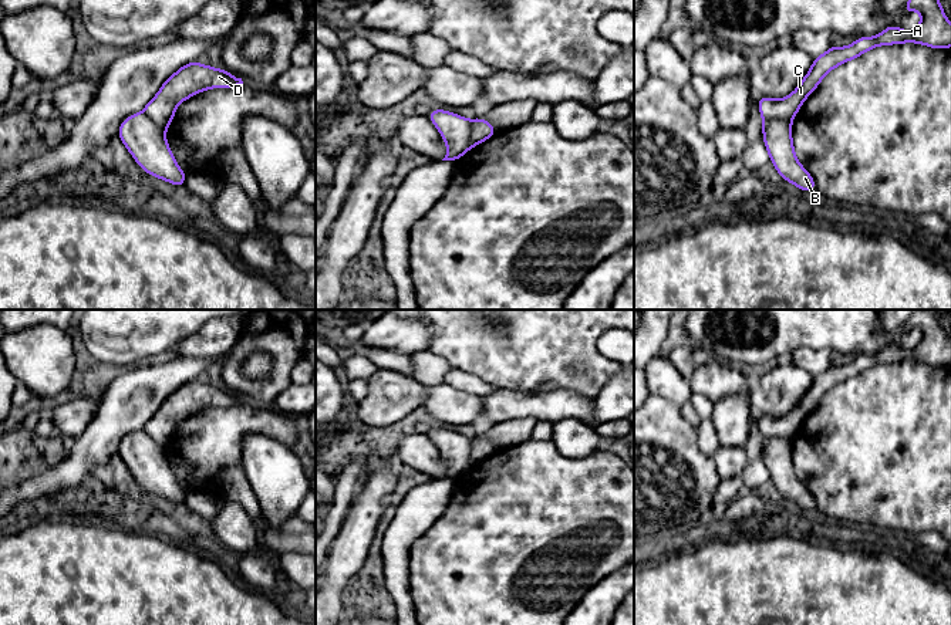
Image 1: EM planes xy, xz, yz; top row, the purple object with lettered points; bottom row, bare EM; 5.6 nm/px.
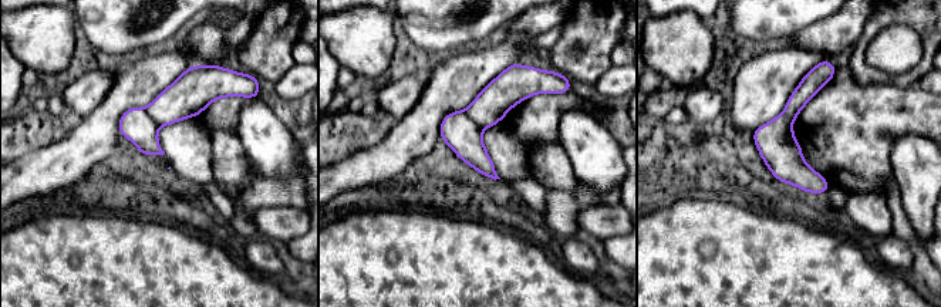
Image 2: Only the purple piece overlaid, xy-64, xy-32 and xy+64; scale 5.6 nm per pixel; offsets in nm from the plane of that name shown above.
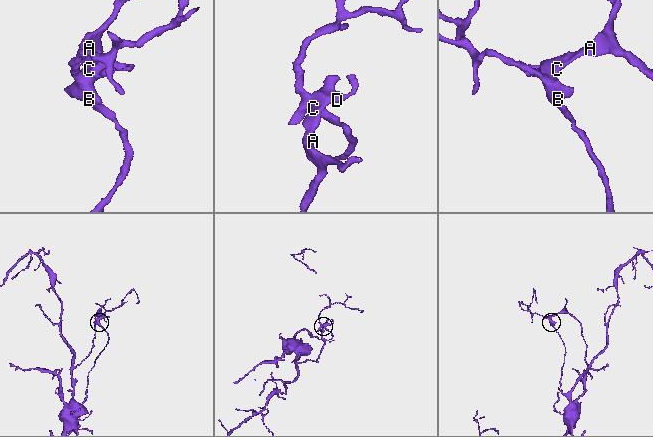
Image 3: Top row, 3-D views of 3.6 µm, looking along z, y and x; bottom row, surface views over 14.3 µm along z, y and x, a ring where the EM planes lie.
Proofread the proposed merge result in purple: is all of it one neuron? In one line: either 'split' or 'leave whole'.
split

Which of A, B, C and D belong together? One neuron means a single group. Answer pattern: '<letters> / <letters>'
A C D / B

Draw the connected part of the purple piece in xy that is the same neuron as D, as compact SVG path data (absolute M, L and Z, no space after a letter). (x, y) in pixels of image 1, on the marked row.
M192 61L172 74L158 94L146 104L144 112L159 128L166 131L176 112L176 105L209 88L243 85L242 78L230 72Z

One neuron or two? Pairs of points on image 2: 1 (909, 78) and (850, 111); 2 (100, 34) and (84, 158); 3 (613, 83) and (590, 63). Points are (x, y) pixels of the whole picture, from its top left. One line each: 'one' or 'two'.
1: two
2: two
3: two

